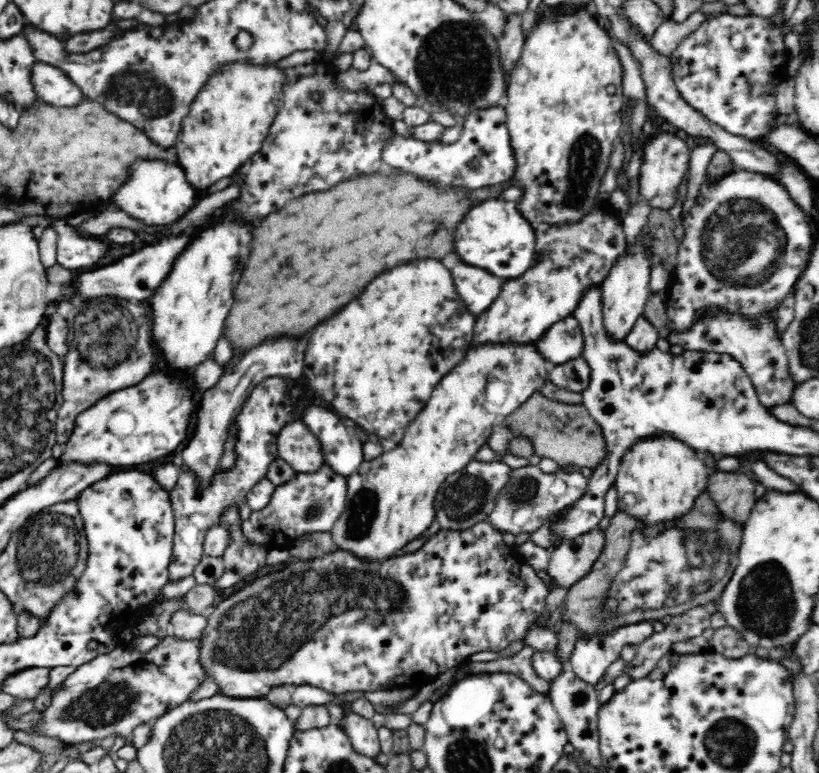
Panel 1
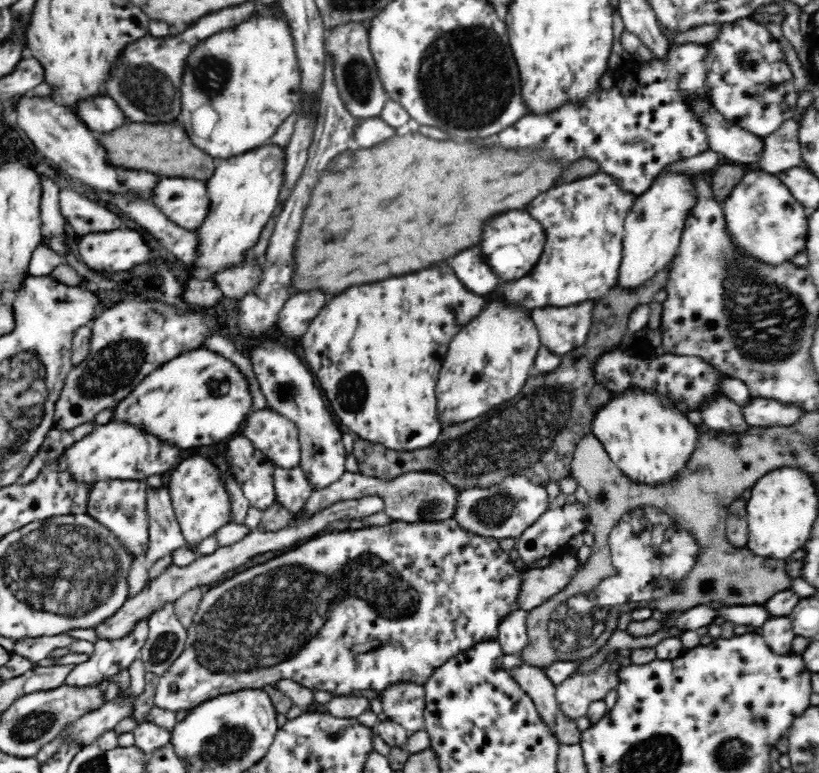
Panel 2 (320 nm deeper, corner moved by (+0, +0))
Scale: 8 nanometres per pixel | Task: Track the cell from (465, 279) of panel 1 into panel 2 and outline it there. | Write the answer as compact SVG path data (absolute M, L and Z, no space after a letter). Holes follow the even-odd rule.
M468 248L468 250L460 252L458 256L450 258L448 264L454 268L454 272L462 280L462 284L478 296L486 296L498 288L498 284L496 284L498 278L490 270L490 266L486 262L482 262L478 248Z

